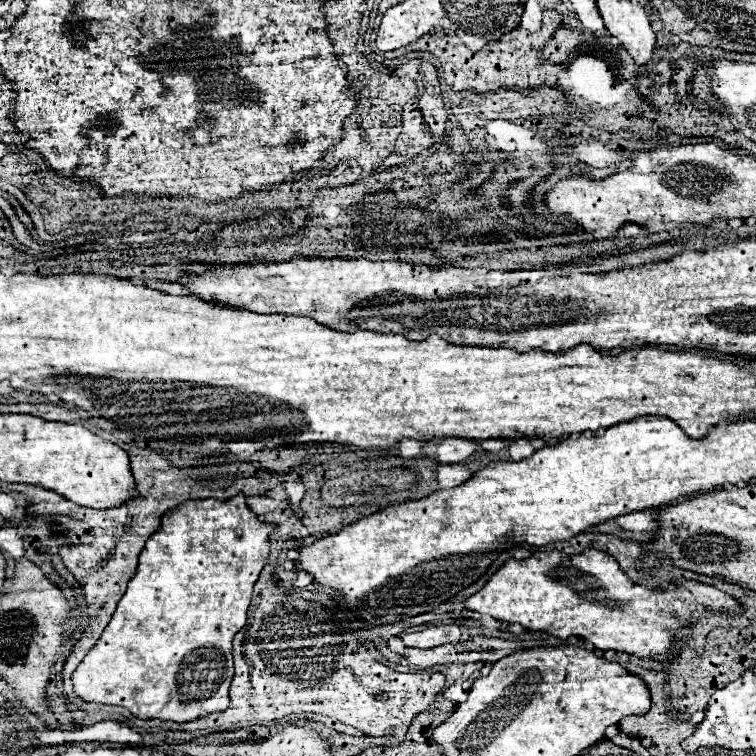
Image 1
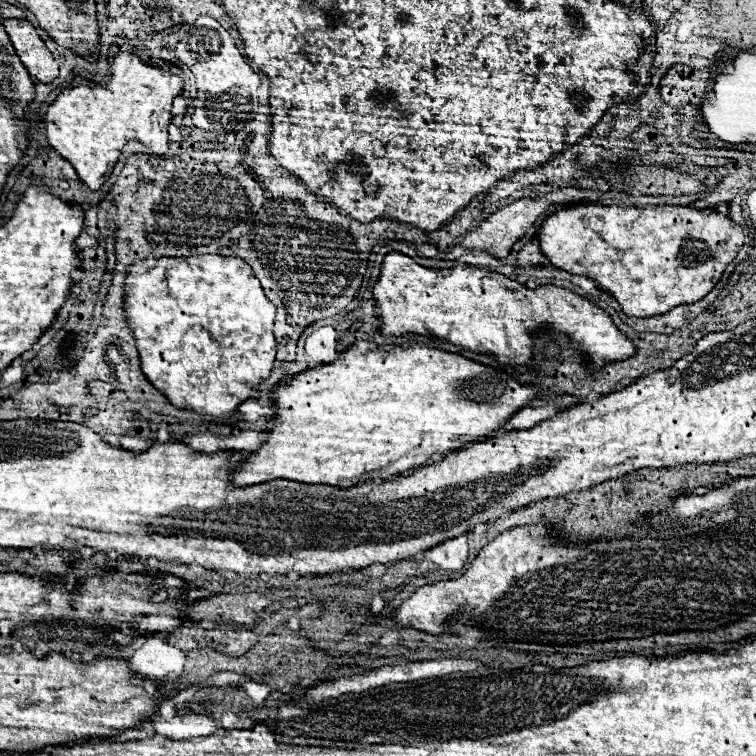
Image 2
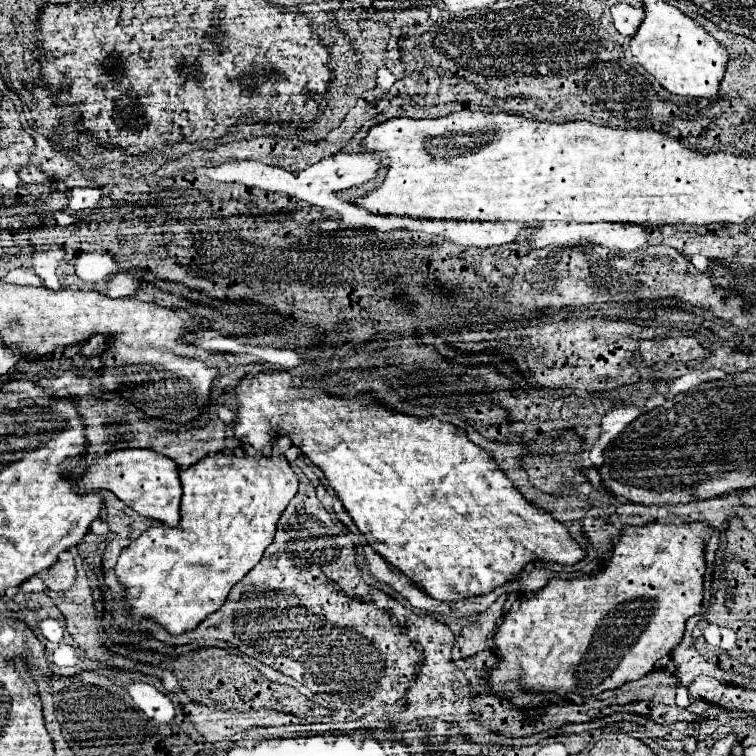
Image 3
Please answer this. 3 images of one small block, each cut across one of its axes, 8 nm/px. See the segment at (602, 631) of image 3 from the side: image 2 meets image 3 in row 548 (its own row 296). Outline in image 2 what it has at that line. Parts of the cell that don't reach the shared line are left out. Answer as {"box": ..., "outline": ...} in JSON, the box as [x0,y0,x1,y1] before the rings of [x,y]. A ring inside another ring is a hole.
{"box":[538,203,744,318],"outline":[[[591,203],[572,208],[561,208],[546,216],[546,218],[540,222],[540,228],[538,228],[538,242],[540,242],[540,252],[548,258],[548,262],[550,262],[554,268],[566,270],[566,272],[570,272],[570,274],[578,274],[578,276],[592,278],[604,292],[612,294],[612,296],[618,300],[618,304],[622,306],[624,314],[628,314],[628,316],[638,316],[638,318],[652,318],[652,316],[662,316],[662,314],[670,312],[670,310],[676,308],[676,306],[694,304],[694,302],[702,300],[702,298],[716,286],[716,282],[720,280],[720,276],[722,276],[722,272],[726,270],[726,266],[736,258],[738,248],[744,244],[744,230],[742,230],[738,224],[734,224],[728,216],[724,216],[724,214],[720,214],[720,212],[716,212],[716,210],[710,210],[708,214],[704,214],[704,210],[690,208],[690,206],[620,208],[620,206],[603,206],[597,203]]]}

